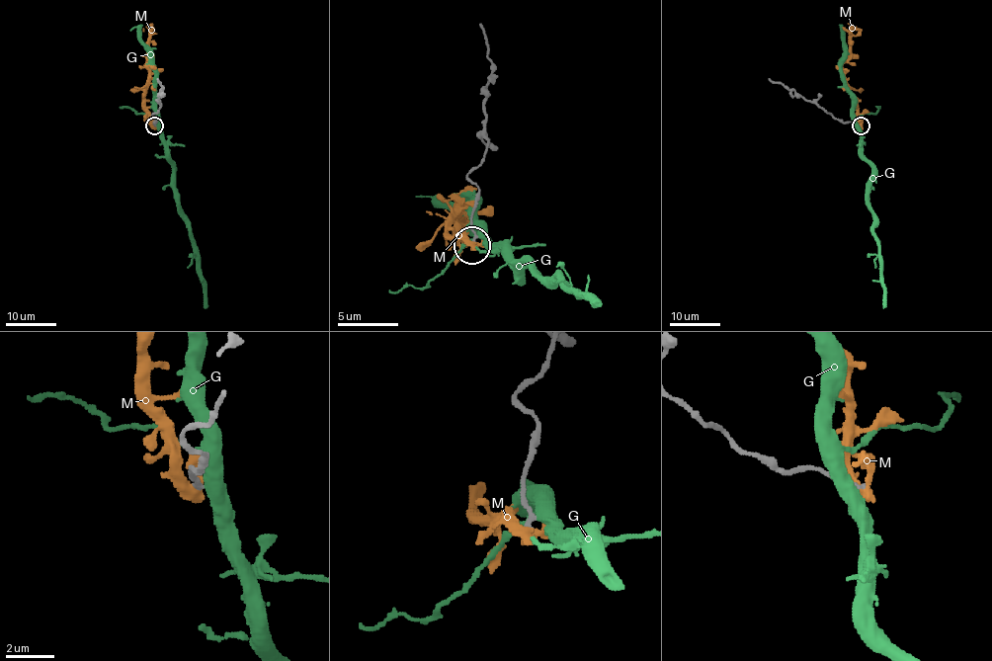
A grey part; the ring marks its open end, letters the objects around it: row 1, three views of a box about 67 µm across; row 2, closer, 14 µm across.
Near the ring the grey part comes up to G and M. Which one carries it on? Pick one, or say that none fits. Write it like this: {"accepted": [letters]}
{"accepted": []}

